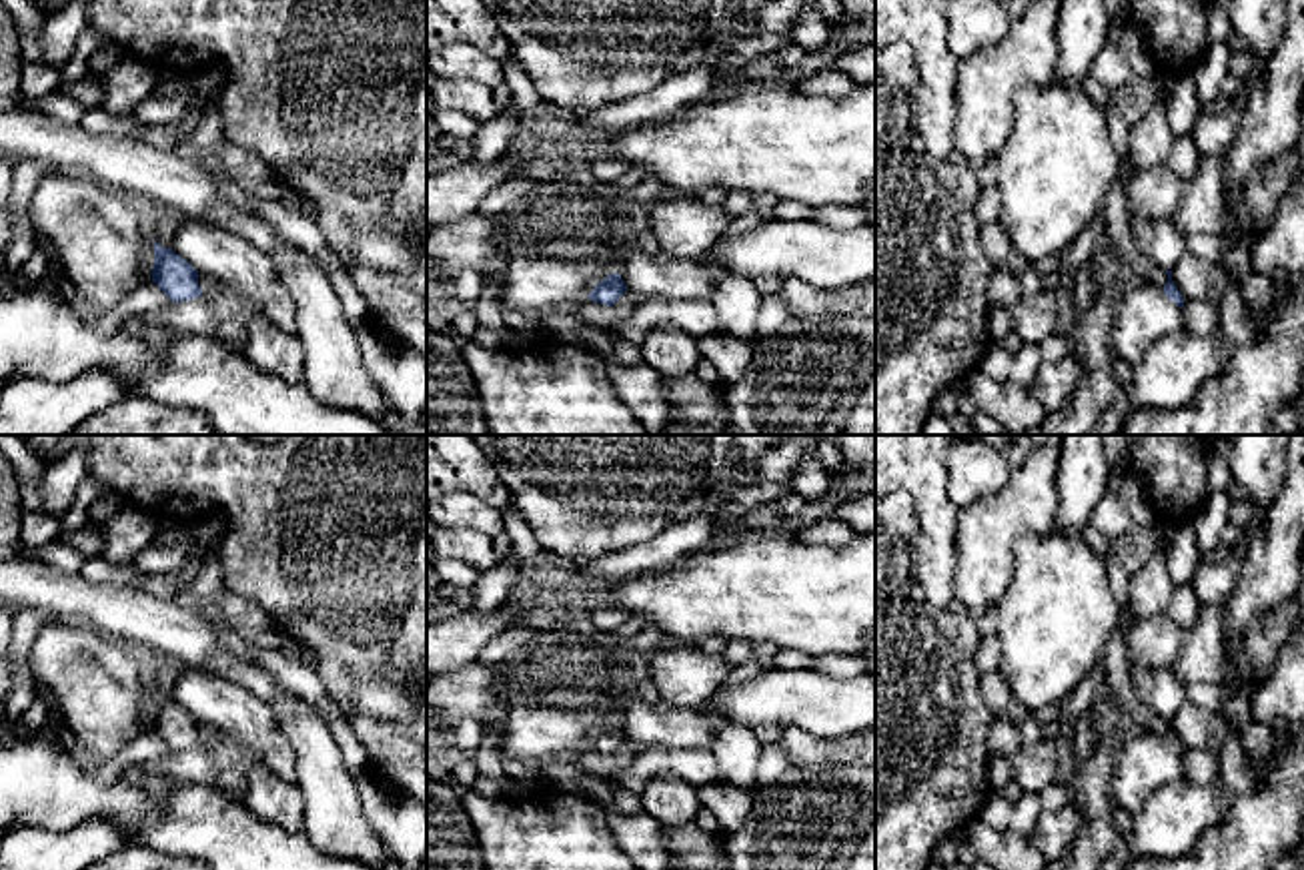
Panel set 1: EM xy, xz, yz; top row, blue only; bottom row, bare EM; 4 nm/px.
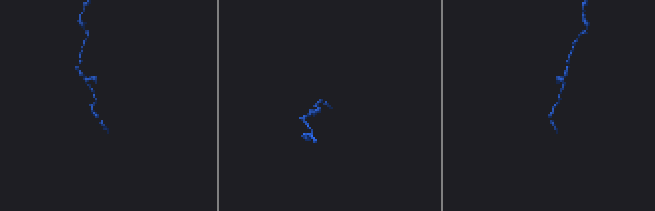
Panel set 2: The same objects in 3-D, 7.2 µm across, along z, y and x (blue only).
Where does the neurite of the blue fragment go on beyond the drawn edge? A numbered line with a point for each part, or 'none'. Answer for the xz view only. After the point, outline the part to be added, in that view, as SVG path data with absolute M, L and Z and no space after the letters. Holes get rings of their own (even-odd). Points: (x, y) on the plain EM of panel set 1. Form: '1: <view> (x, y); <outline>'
none

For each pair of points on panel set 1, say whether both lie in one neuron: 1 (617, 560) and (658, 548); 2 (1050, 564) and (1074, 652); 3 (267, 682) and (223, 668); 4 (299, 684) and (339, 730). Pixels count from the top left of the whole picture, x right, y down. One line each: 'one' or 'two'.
1: one
2: one
3: one
4: one

